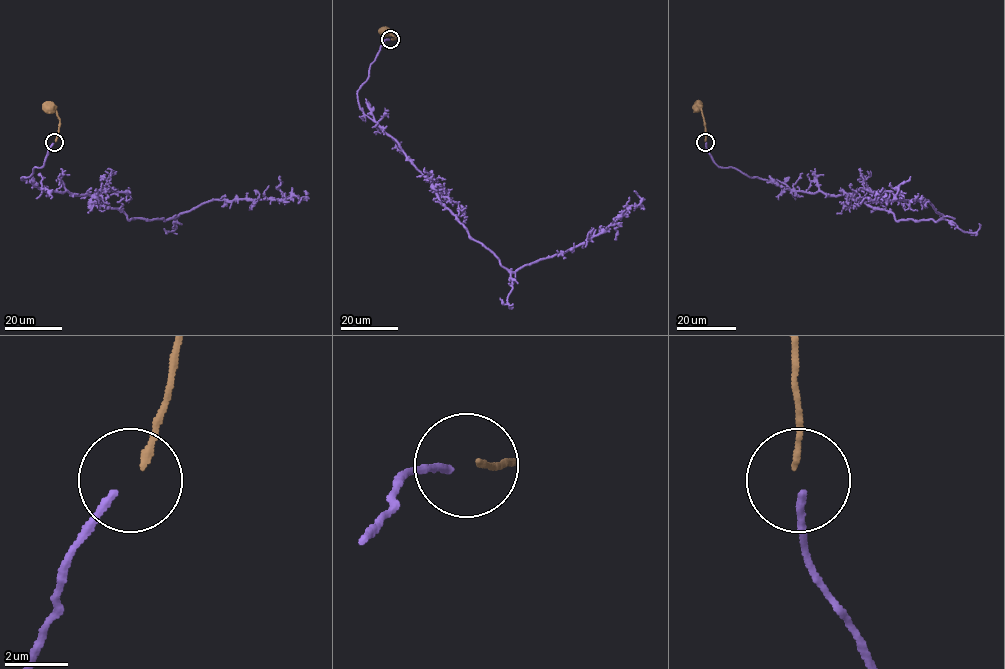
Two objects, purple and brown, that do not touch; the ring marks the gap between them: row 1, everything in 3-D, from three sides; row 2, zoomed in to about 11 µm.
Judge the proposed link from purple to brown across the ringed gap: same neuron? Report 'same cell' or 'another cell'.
another cell

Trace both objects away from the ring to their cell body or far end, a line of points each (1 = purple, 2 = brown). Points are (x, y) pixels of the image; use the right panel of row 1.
1: (705, 143), (718, 166), (751, 177), (847, 195), (897, 220), (942, 216), (927, 200), (875, 196), (861, 204)
2: (705, 141), (704, 118), (697, 107)

